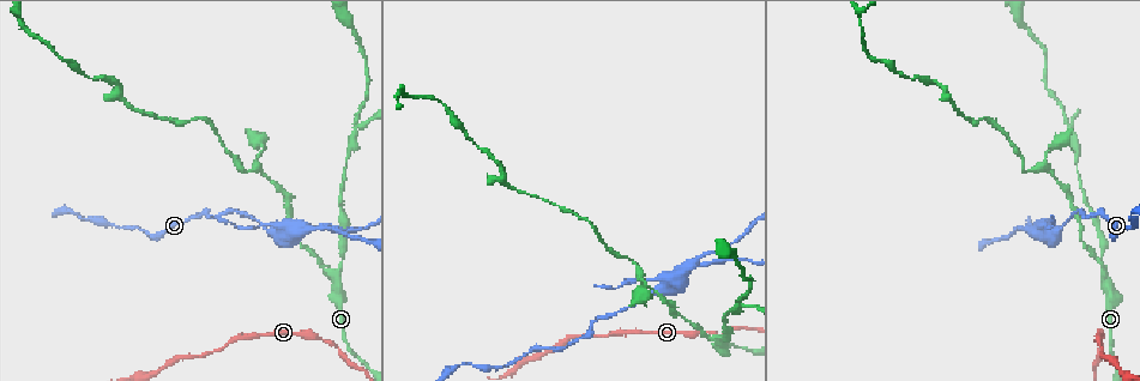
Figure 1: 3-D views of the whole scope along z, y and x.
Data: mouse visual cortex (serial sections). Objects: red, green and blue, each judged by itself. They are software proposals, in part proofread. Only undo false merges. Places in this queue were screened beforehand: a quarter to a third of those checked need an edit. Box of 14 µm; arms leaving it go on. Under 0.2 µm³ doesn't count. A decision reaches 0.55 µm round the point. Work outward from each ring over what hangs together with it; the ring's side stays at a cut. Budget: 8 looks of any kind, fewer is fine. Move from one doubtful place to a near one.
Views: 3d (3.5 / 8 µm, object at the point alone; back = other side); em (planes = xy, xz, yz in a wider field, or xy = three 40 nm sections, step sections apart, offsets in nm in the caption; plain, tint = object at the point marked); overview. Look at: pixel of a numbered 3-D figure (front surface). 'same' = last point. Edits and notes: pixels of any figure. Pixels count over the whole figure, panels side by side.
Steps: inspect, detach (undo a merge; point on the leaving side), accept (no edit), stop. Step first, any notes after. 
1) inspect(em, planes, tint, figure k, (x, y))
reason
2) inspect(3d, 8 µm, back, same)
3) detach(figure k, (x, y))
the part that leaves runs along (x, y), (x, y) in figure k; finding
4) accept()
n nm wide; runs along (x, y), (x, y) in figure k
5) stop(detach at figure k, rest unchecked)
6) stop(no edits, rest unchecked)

inspect(3d, 3.5 µm, figure 1, (1028, 230))
side arm on a straight run

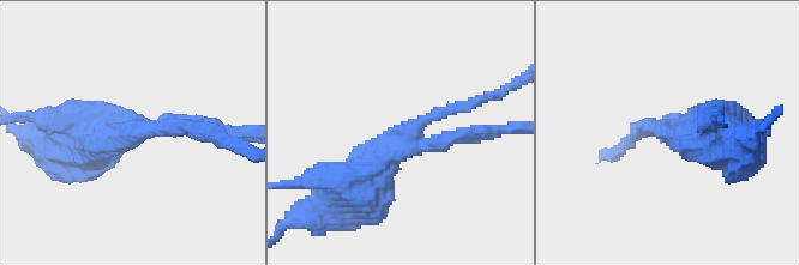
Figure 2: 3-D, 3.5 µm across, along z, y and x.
inspect(em, planes, tint, figure 2, (398, 143))
now the EM

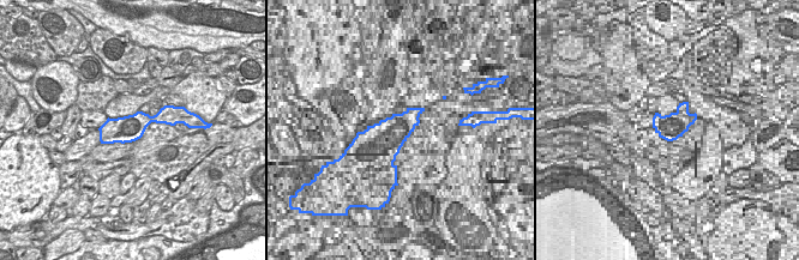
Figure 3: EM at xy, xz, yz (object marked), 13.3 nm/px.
detach(figure 2, (464, 134))
360 nm wide; two cells meet here

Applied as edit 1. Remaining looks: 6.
inspect(3d, 3.5 µm, figure 1, (1104, 279))
thick turns thin

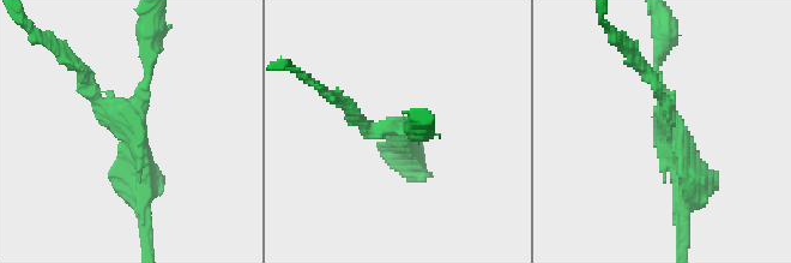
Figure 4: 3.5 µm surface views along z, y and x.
inspect(em, planes, tint, figure 4, (398, 129))
3 arms; arms of 150, 150, 350 nm; need the tissue

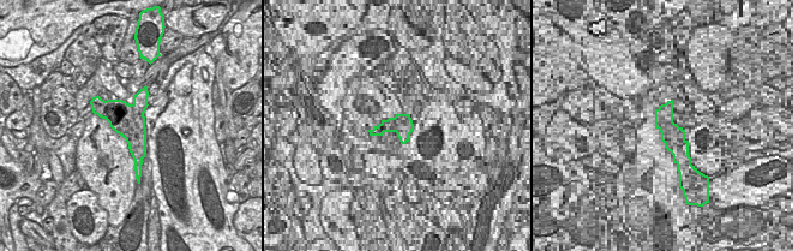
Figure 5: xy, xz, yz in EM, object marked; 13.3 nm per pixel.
inspect(em, xy, step 2, tint, same)
cut it another way

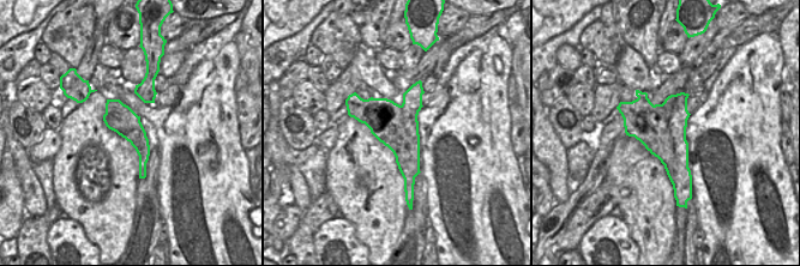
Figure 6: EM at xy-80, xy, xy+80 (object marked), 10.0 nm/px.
detach(figure 4, (80, 79))
two cells meet here

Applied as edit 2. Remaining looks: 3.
inspect(overview)
redraw

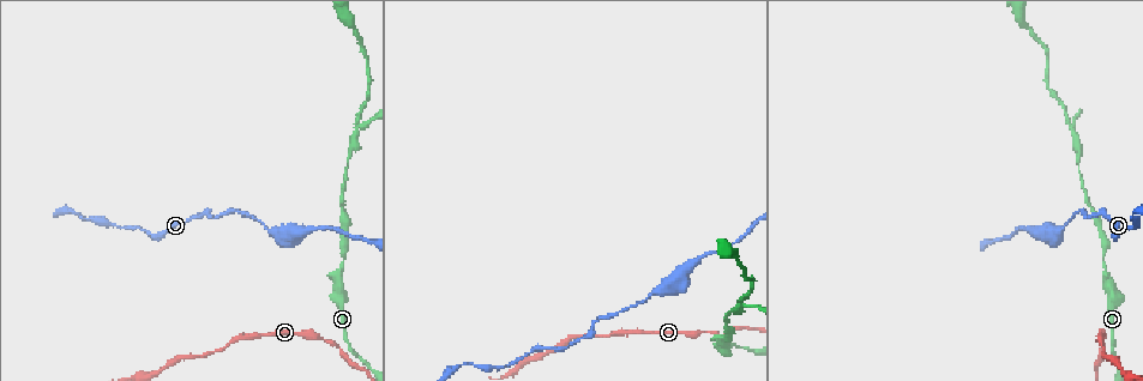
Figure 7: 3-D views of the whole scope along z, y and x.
inspect(3d, 3.5 µm, figure 7, (1070, 127))
two arms in line, one across

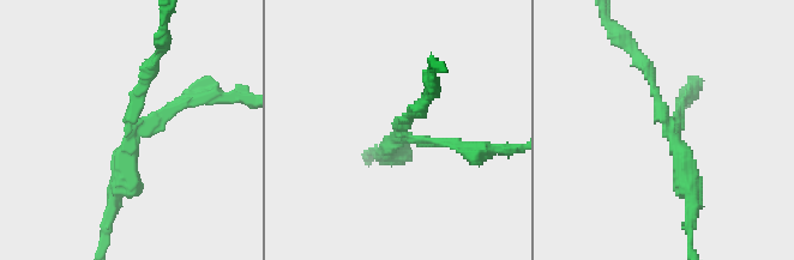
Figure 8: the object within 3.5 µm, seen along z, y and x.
inspect(em, xy, step 5, tint, figure 8, (399, 133))
3 arms; arms of 150, 150, 200 nm

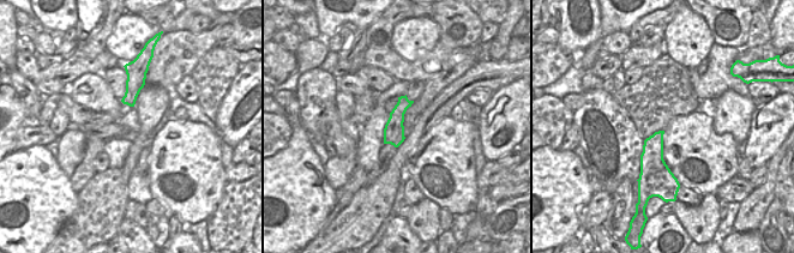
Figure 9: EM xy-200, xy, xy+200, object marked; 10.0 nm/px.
detach(figure 8, (181, 104))
the part that leaves runs along (139, 131), (194, 101), (202, 79) in figure 8; two cells meet here

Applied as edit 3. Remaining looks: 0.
stop(detach at figure 2, detach at figure 4, detach at figure 8, rest unchecked)

